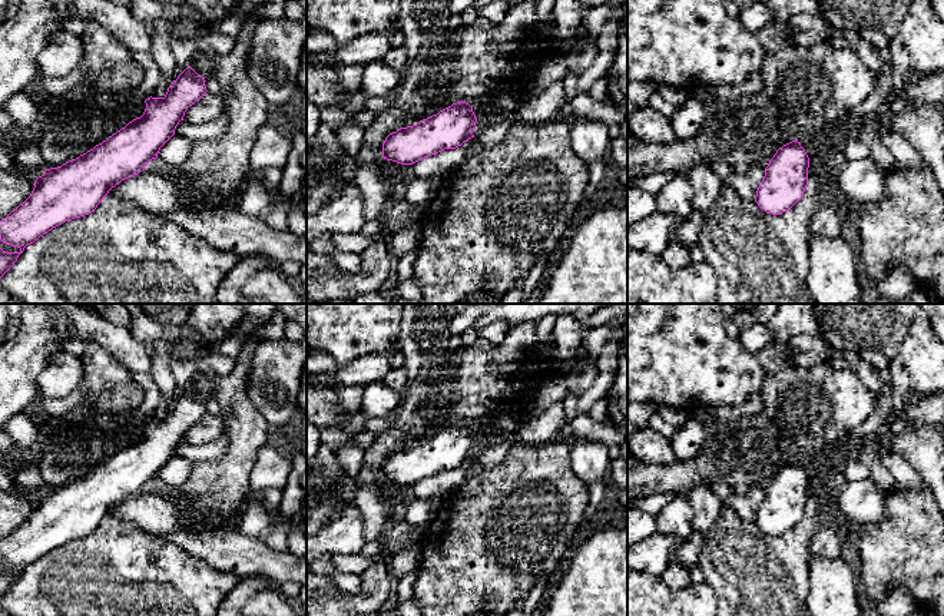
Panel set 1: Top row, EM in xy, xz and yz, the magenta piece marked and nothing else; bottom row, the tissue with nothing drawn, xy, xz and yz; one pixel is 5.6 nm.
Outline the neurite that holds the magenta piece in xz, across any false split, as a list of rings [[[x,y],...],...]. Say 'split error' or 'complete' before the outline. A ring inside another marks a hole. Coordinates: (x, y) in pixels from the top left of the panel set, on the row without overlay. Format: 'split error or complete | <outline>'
complete | [[[457,423],[414,447],[390,454],[382,477],[401,486],[413,486],[444,470],[456,470],[474,458],[477,438],[466,423]]]

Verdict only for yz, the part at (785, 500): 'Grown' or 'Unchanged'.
Unchanged

